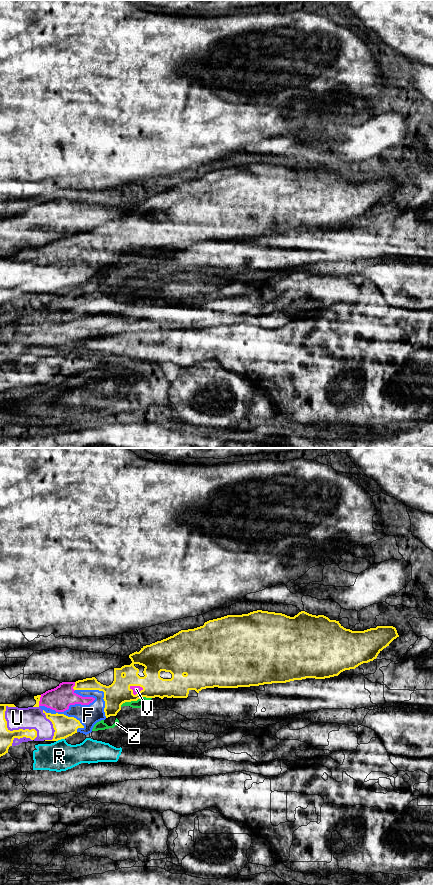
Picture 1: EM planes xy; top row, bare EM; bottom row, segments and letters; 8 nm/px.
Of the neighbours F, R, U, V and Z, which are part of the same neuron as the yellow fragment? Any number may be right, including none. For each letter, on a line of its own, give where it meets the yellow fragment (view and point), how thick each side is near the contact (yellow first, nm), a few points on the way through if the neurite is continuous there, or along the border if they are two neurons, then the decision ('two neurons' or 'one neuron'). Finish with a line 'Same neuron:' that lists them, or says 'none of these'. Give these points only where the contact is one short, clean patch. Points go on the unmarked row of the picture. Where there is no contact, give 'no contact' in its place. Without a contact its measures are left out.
F: contact xy (102, 242); calibres 190 and 170 nm; one neuron
R: contact xy (60, 291); calibres 170 and 240 nm; border xy (64, 290), (56, 293); two neurons
U: contact xy (15, 282); calibres 110 and 180 nm; one neuron
V: contact xy (136, 237); calibres 200 and 60 nm; one neuron
Z: contact xy (135, 252); calibres 190 and 70 nm; two neurons
Same neuron: F, U, V

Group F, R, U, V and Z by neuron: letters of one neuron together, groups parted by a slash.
F U V / R / Z

